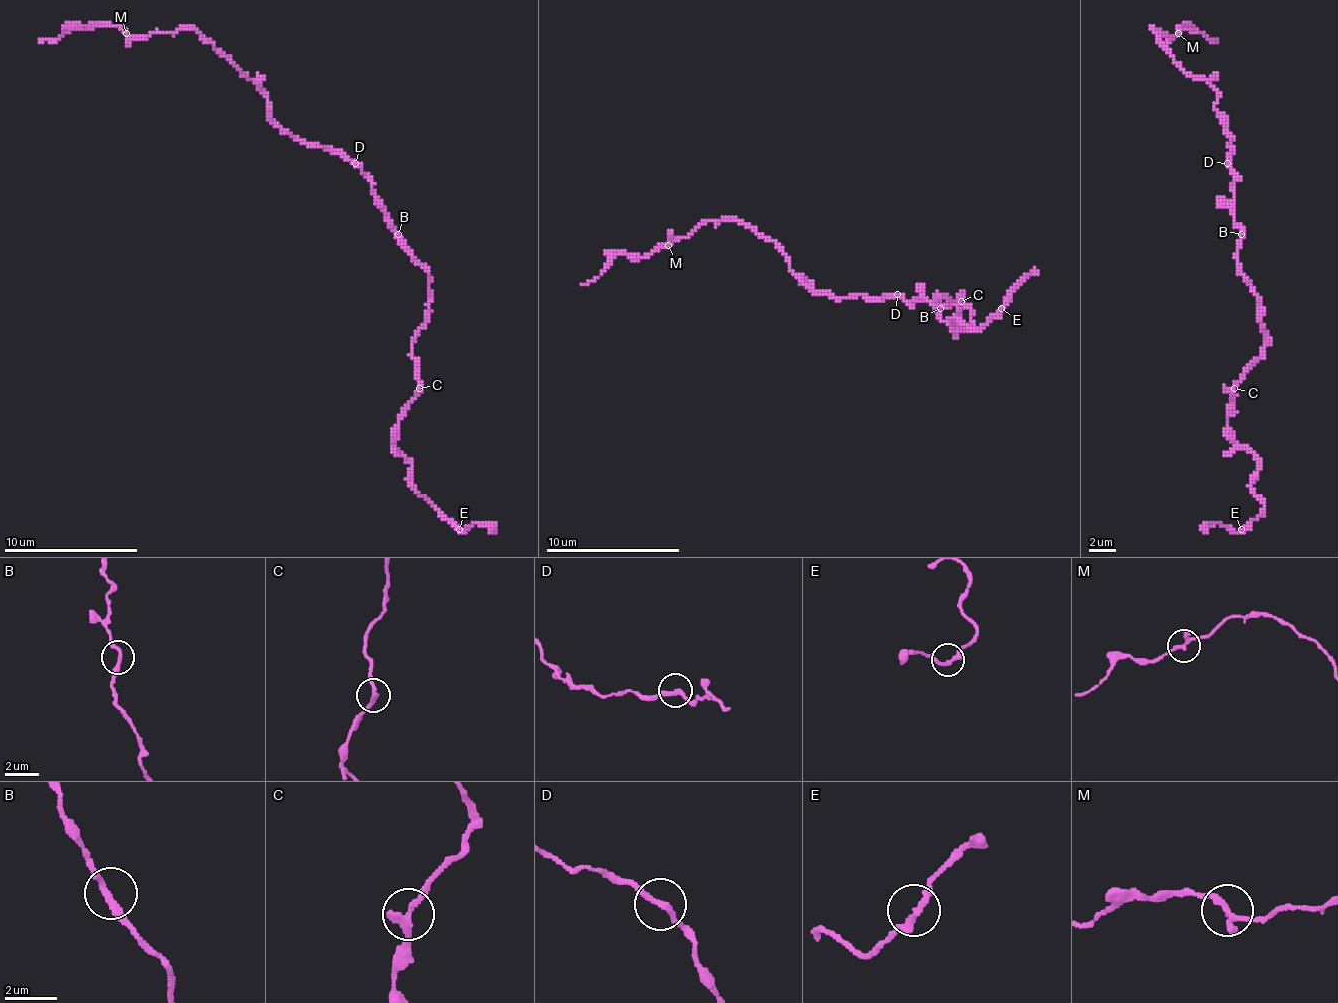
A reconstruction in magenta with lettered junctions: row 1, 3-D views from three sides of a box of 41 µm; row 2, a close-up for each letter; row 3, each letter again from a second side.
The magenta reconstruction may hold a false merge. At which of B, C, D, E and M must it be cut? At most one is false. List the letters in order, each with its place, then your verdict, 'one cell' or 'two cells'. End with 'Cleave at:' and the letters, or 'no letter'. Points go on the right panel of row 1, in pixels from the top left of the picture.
B: (1241, 234) | one cell
C: (1234, 388) | one cell
D: (1227, 163) | one cell
E: (1241, 529) | one cell
M: (1178, 33) | one cell
Cleave at: no letter

